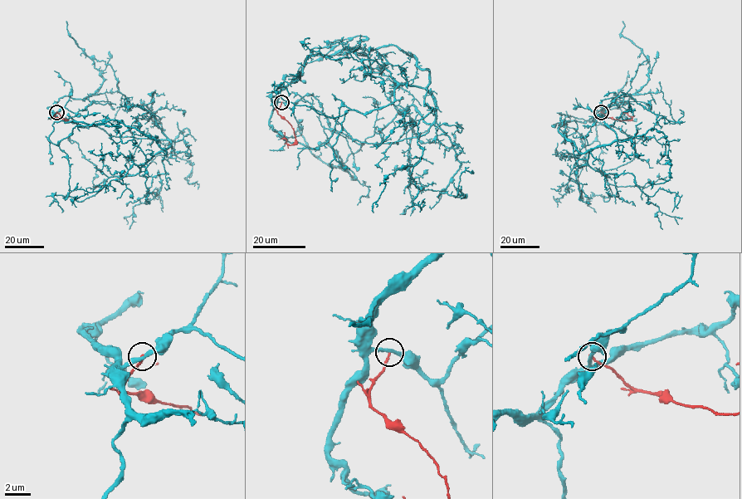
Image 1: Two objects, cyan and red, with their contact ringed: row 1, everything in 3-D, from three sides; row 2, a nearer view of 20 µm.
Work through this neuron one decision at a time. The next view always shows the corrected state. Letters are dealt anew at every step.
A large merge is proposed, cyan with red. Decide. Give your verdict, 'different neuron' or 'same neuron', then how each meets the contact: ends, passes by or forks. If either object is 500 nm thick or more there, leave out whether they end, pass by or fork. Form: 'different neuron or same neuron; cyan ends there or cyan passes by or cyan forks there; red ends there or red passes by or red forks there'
different neuron; cyan passes by; red ends there

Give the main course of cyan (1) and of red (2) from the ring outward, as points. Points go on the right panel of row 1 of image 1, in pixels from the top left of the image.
1: (601, 112), (593, 120), (560, 119), (558, 131), (585, 153), (661, 131), (670, 178), (651, 188)
2: (601, 112), (622, 120), (632, 118), (622, 113)

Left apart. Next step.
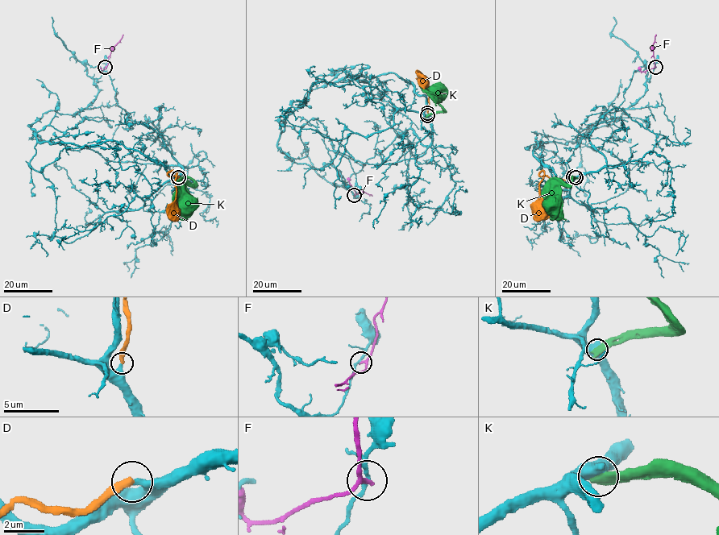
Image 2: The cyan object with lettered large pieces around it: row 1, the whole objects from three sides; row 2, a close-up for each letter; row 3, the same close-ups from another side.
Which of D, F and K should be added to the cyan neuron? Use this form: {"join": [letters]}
{"join": ["D"]}

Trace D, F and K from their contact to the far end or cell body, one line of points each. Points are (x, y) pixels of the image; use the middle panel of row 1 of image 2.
D: (427, 113), (430, 93), (417, 79), (425, 83), (425, 79), (420, 74)
F: (355, 195), (365, 192), (372, 195)
K: (427, 116), (442, 109), (429, 91), (421, 89)

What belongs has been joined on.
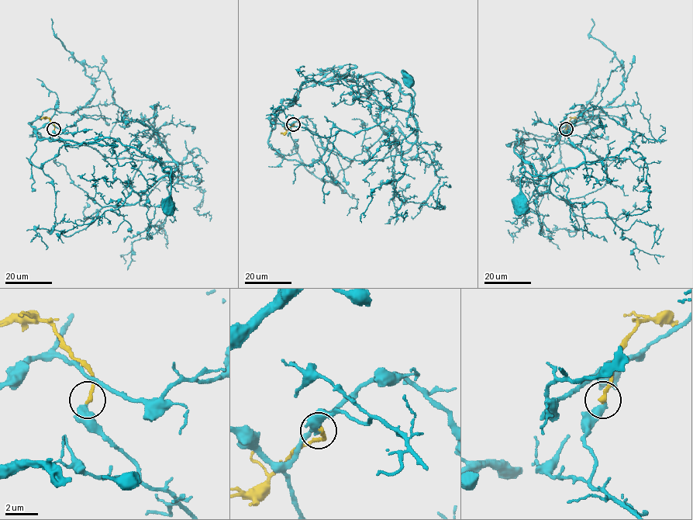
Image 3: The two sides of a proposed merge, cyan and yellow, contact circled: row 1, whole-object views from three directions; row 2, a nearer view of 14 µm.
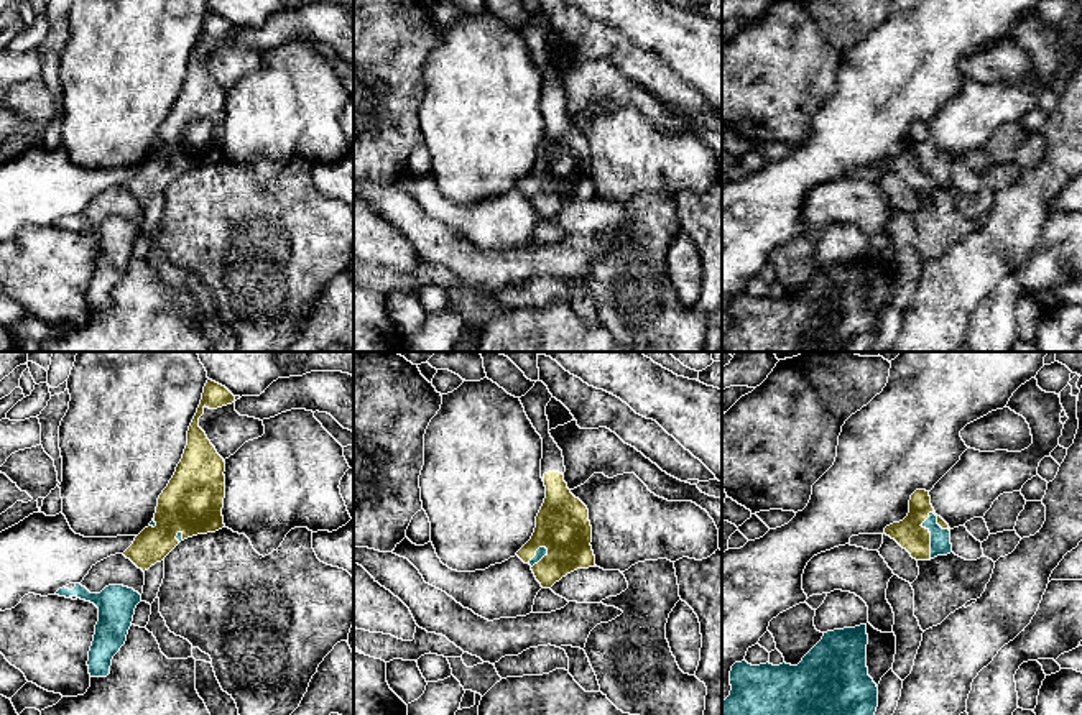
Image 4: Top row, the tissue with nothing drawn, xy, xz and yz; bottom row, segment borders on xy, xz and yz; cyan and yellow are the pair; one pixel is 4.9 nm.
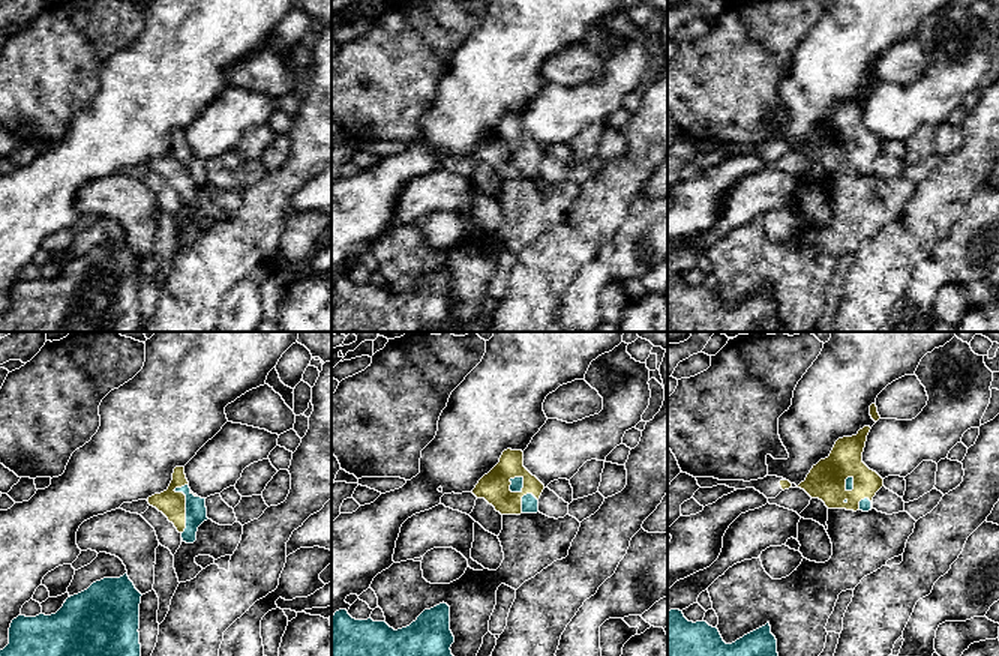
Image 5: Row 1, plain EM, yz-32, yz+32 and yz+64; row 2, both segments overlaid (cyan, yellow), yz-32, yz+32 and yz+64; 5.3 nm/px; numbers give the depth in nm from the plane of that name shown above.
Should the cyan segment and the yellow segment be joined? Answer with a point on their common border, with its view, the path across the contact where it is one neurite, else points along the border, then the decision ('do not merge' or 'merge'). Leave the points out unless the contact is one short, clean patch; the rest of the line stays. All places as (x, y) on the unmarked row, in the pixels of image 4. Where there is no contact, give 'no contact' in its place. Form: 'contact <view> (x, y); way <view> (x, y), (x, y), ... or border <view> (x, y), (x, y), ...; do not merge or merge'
contact yz (931, 166); way yz (941, 176), (931, 166), (910, 166); merge

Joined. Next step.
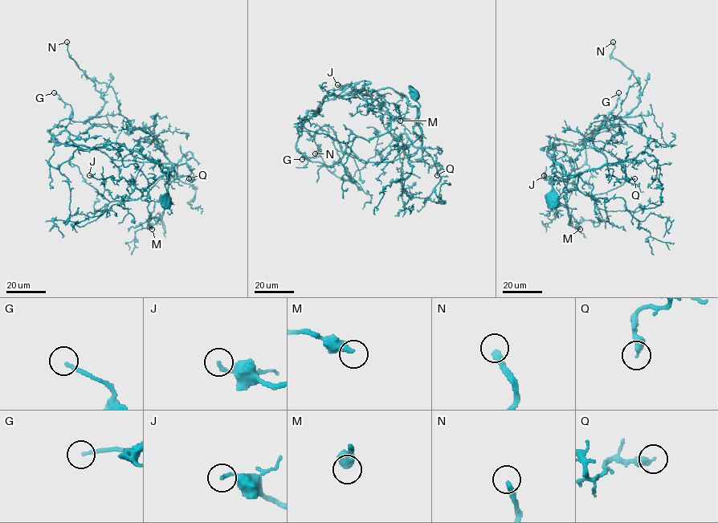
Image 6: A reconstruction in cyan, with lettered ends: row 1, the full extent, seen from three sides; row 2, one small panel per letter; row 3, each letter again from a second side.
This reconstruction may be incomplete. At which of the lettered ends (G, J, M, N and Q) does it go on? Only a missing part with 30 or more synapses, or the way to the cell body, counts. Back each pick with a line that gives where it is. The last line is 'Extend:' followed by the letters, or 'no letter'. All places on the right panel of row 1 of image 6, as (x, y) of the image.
N: place (613, 42)
Extend: N

